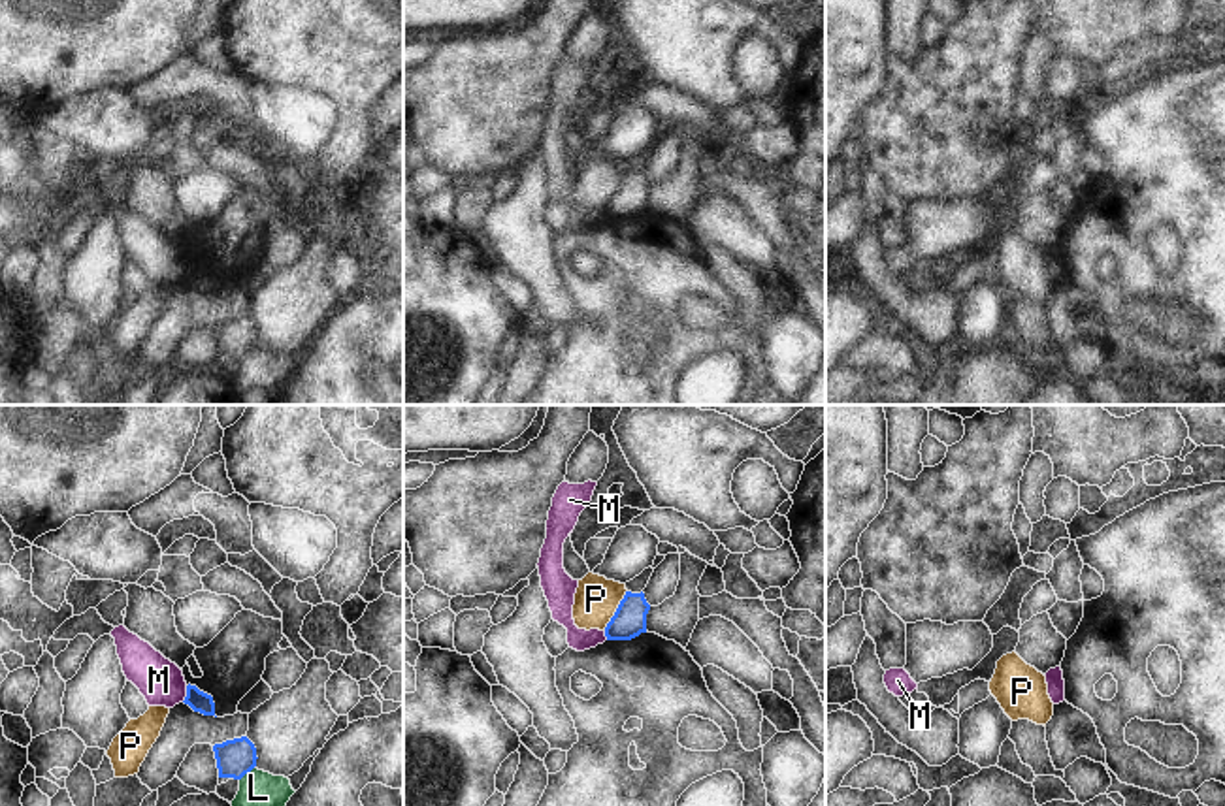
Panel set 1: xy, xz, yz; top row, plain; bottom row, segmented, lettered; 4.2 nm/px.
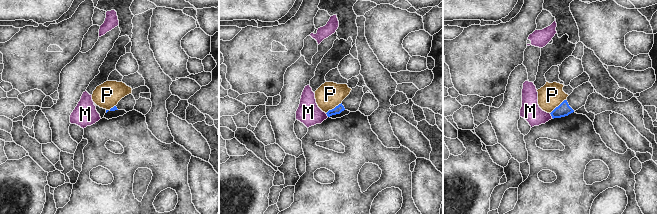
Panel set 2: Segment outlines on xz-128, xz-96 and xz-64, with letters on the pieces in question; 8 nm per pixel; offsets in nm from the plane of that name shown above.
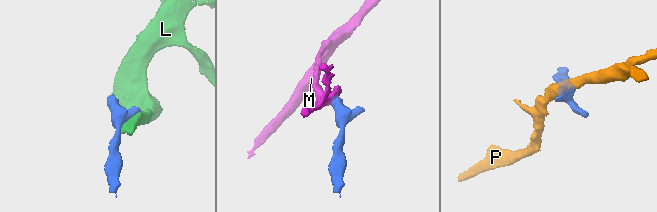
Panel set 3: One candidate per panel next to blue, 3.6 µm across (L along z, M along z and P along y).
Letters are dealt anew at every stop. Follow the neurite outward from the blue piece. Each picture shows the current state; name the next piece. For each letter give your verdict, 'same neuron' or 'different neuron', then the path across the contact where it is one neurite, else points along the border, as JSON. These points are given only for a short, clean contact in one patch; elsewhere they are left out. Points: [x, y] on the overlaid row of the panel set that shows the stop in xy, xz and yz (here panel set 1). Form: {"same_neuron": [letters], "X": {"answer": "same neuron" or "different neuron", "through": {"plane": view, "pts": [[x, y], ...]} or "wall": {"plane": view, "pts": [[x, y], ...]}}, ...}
{"same_neuron": [], "L": {"answer": "different neuron", "wall": {"plane": "xy", "pts": [[253, 767], [240, 780]]}}, "M": {"answer": "different neuron", "wall": {"plane": "xy", "pts": [[187, 686], [187, 695], [181, 701]]}}, "P": {"answer": "different neuron", "wall": {"plane": "xz", "pts": [[626, 590], [604, 629]]}}}

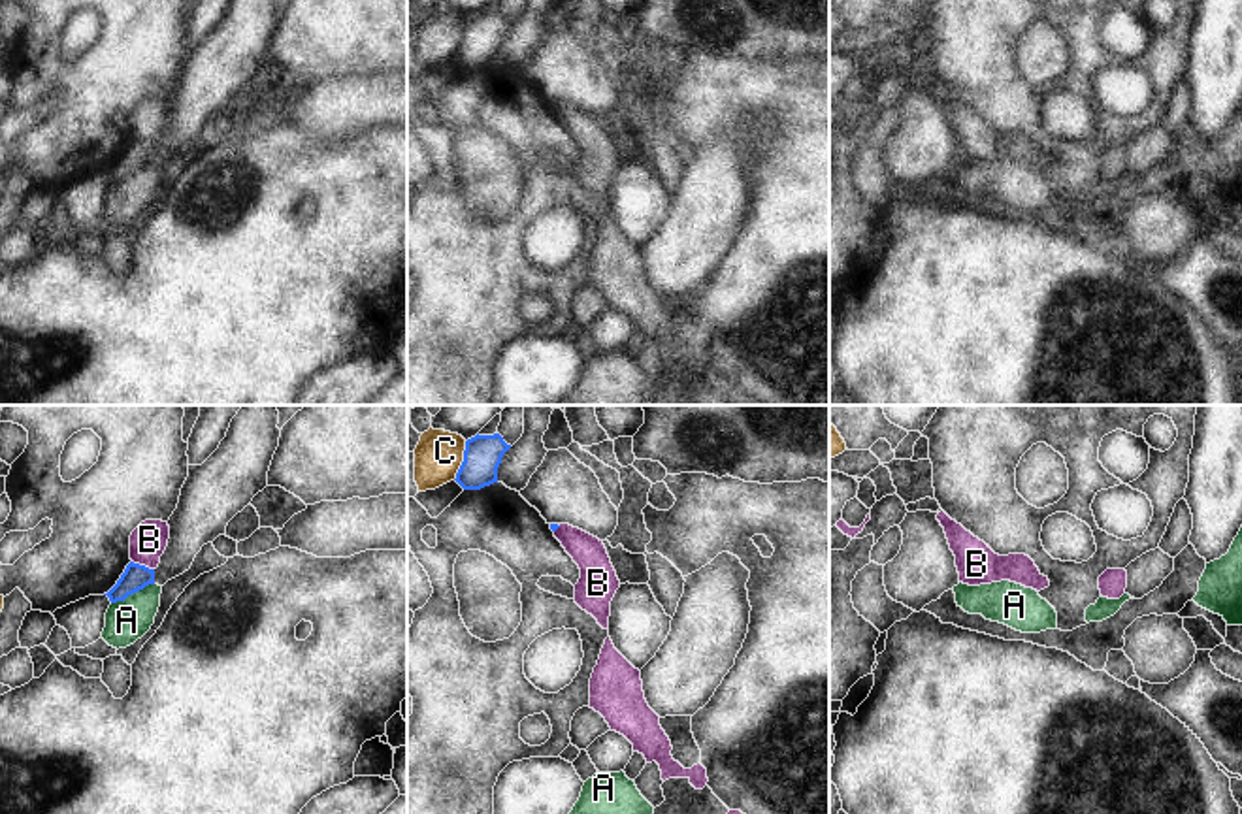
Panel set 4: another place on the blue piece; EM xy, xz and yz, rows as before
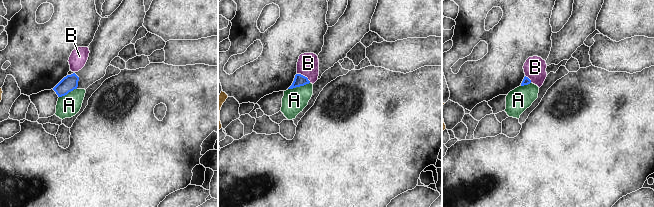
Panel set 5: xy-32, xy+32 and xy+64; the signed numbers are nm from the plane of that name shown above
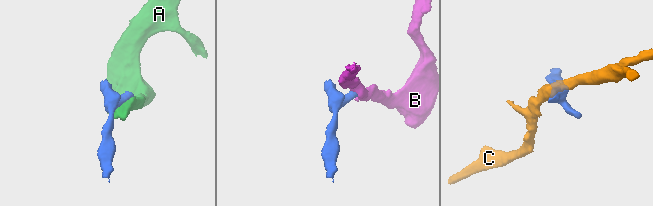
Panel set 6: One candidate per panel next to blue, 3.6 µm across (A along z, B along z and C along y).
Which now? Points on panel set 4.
{"same_neuron": [], "A": {"answer": "different neuron", "wall": {"plane": "xy", "pts": [[153, 583], [112, 603]]}}, "B": {"answer": "different neuron", "wall": {"plane": "xy", "pts": [[132, 560], [153, 569]]}}, "C": {"answer": "different neuron", "wall": {"plane": "xz", "pts": [[466, 441], [462, 464], [453, 479]]}}}

